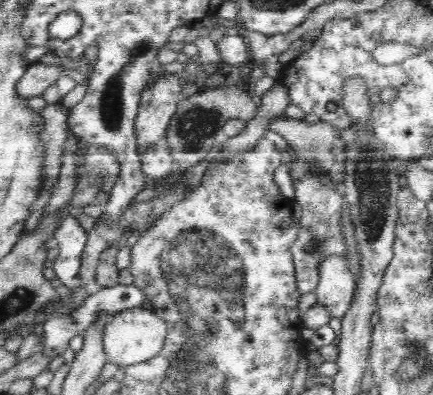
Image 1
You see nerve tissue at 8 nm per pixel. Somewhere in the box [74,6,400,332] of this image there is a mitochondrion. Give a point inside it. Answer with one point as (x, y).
(373, 181)

